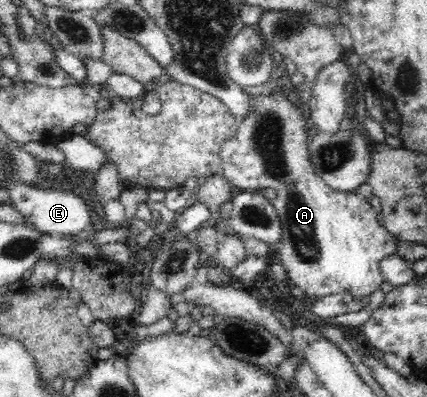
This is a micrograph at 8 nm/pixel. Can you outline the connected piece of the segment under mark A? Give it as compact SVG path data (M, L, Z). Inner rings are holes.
M275 86L275 96L265 98L263 94L255 96L253 114L242 116L243 124L233 138L221 144L221 164L219 174L233 188L245 191L245 188L267 187L277 192L272 205L280 219L281 240L274 250L274 259L281 263L287 274L305 294L305 297L321 298L329 294L344 293L349 299L369 296L381 288L384 278L380 271L380 262L385 257L396 254L399 240L377 221L377 212L371 207L369 199L353 191L338 191L327 186L320 174L314 169L312 155L309 154L309 136L305 134L303 112L285 98L281 86Z

